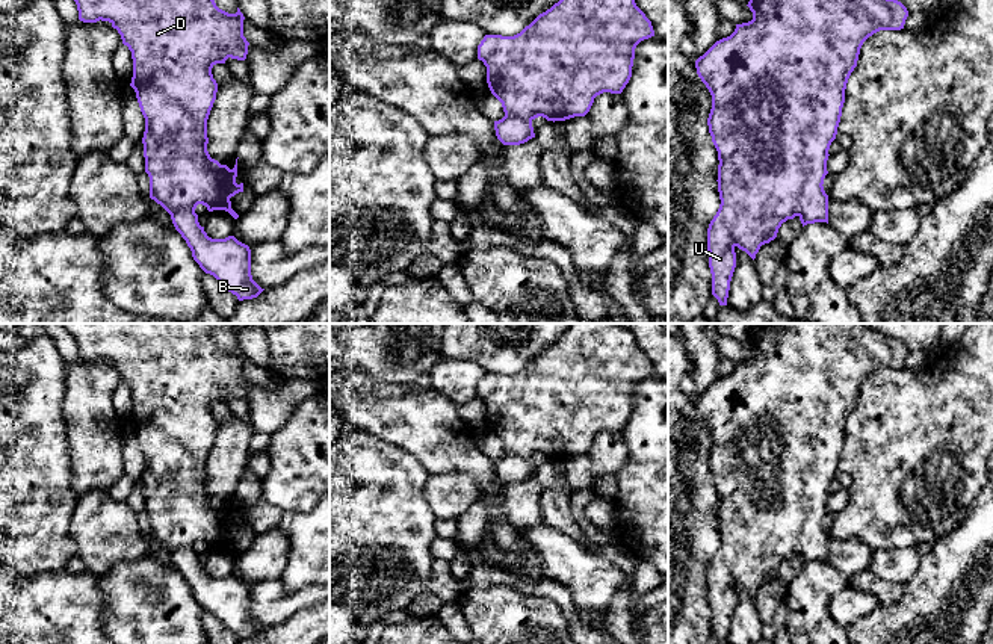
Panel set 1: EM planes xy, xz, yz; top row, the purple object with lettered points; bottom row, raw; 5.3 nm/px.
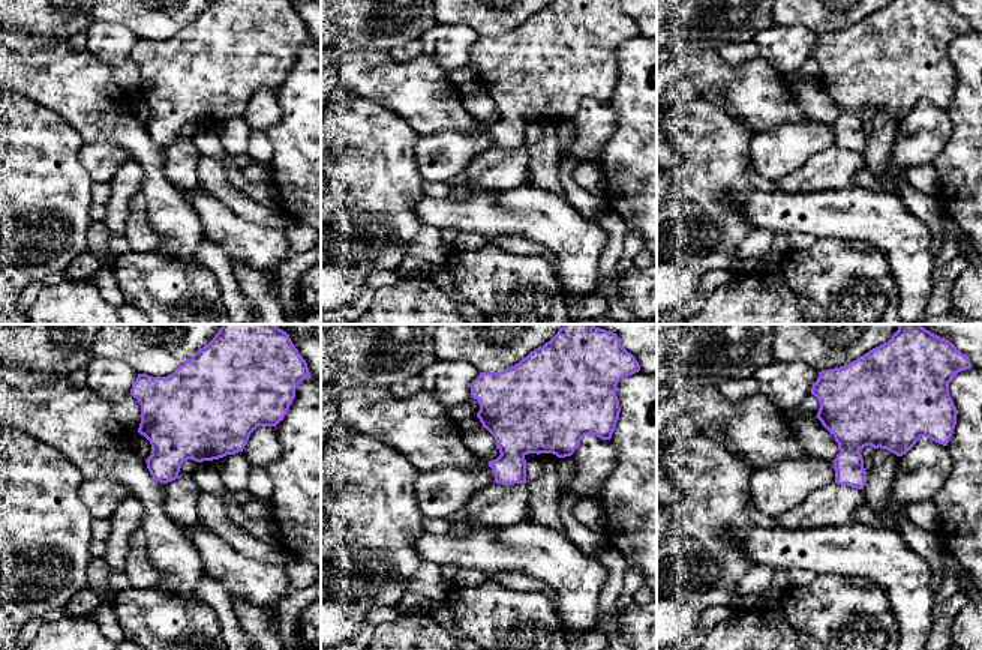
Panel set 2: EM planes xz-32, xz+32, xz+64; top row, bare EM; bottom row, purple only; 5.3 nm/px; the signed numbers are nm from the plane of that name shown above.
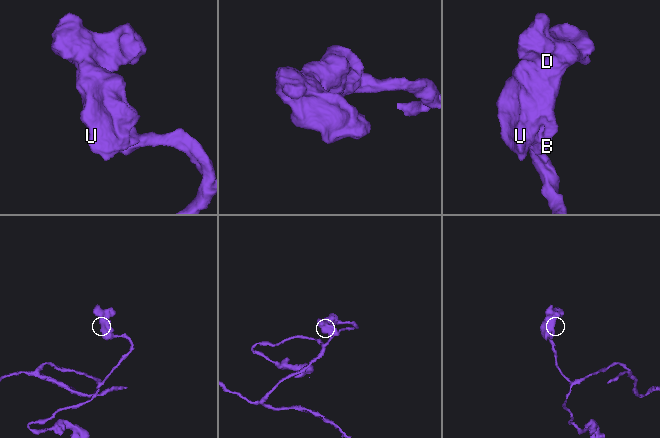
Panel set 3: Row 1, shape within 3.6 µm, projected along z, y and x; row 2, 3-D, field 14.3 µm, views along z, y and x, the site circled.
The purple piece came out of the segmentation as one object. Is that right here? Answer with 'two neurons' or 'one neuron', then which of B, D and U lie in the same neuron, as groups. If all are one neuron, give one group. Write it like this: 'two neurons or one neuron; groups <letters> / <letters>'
one neuron; groups B D U

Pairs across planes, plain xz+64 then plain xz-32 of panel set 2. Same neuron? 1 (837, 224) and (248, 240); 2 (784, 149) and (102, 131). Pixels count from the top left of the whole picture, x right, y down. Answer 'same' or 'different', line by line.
1: same
2: different

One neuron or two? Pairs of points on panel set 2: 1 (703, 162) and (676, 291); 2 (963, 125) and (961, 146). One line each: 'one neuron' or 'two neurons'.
1: one neuron
2: one neuron

